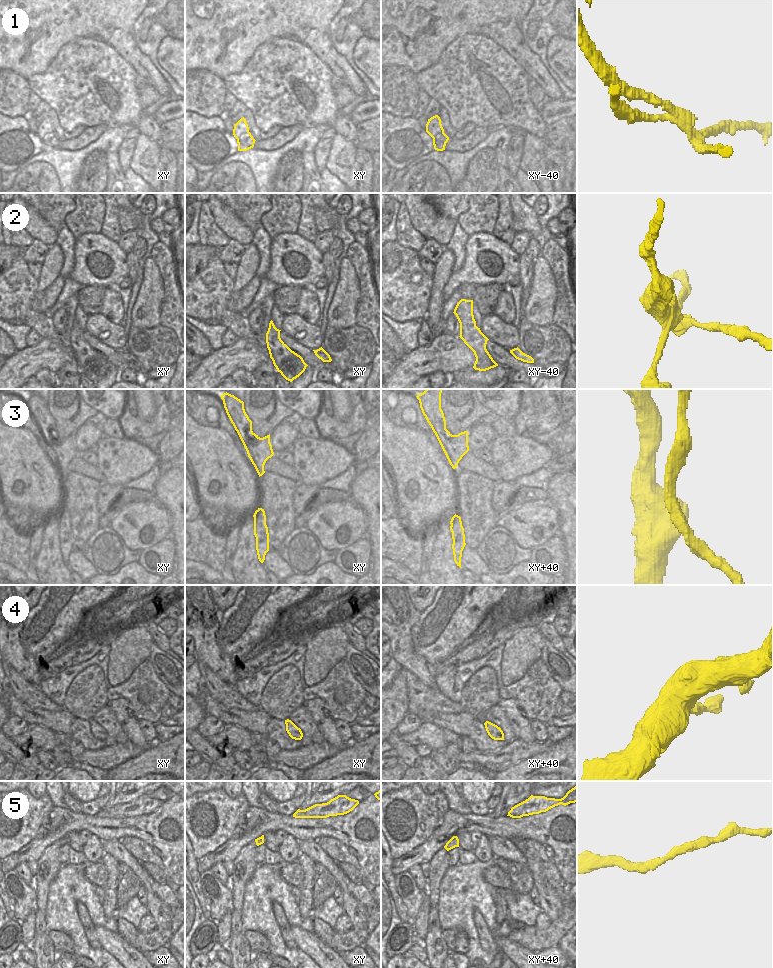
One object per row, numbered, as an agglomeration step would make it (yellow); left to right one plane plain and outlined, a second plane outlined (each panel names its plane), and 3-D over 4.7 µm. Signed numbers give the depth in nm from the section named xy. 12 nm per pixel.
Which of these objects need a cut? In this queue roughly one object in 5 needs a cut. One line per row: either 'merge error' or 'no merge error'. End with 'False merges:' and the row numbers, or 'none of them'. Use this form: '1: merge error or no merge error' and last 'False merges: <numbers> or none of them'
1: merge error
2: merge error
3: no merge error
4: no merge error
5: no merge error
False merges: 1, 2

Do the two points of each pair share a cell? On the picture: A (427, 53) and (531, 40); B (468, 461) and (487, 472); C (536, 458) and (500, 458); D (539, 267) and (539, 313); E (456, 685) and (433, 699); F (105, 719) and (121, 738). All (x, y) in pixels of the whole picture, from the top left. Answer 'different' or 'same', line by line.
A: different
B: same
C: same
D: same
E: different
F: same

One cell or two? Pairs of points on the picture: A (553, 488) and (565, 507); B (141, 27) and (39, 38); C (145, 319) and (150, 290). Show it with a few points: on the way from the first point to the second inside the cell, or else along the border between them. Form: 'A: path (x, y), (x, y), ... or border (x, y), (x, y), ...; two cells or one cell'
A: path (558, 493), (565, 502); one cell
B: border (144, 10), (130, 31); two cells
C: path (146, 312), (149, 297); one cell

